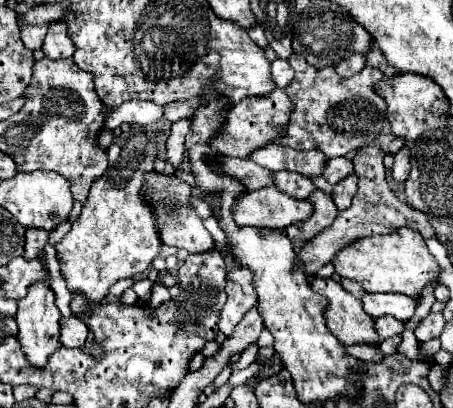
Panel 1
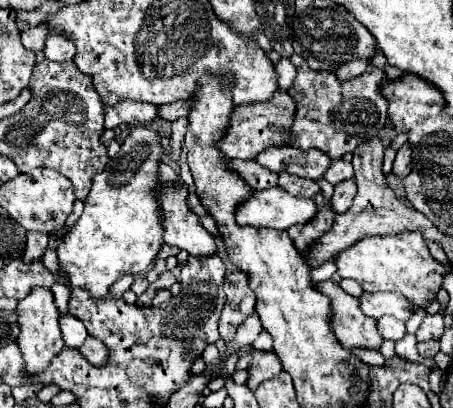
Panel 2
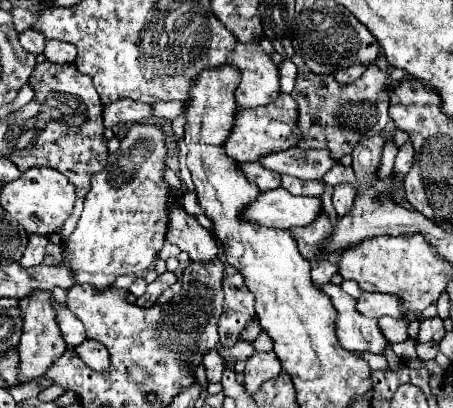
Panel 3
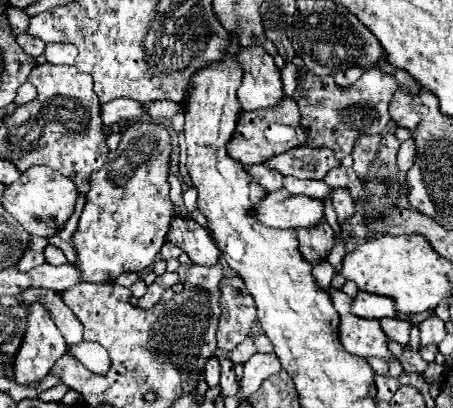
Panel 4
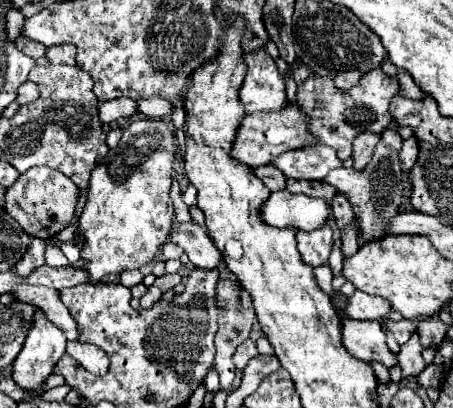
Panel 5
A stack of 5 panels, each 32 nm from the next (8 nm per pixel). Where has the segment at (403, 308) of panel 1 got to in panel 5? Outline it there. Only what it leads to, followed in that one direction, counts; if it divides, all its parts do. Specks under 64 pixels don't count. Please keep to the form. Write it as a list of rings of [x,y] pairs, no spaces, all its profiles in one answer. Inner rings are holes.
[[[356,290],[352,296],[346,298],[344,316],[352,320],[380,320],[386,314],[390,314],[388,302],[380,300],[378,296],[368,296],[360,290]]]

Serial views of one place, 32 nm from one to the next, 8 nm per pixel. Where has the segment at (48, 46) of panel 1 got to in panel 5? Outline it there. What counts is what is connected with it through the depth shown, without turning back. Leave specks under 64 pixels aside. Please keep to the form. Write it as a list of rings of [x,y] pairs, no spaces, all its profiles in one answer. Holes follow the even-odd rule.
[[[74,44],[50,46],[48,52],[46,52],[46,58],[52,64],[68,64],[68,66],[74,66],[76,64],[76,46]]]

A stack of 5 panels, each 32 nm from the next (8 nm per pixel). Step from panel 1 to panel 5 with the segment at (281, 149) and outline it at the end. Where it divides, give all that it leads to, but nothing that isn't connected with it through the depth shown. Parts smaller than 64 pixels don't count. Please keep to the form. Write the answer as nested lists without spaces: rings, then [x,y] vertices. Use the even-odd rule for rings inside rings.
[[[314,144],[308,148],[292,150],[276,160],[276,166],[286,172],[288,178],[304,180],[324,180],[326,174],[334,168],[340,168],[342,162],[336,156],[336,150],[324,144]]]

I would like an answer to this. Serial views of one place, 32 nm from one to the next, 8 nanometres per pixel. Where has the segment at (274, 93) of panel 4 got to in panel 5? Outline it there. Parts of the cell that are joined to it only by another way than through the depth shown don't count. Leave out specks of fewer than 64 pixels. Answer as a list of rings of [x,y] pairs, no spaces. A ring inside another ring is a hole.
[[[264,50],[244,54],[244,60],[248,64],[248,74],[240,88],[240,100],[246,112],[278,112],[286,108],[286,84],[276,62]]]

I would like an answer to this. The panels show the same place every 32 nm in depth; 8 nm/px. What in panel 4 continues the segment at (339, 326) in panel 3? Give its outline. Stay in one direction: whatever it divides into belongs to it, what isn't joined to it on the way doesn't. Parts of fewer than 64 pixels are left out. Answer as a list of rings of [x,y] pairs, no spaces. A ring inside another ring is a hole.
[[[328,290],[332,296],[332,304],[340,314],[340,342],[344,348],[360,358],[382,358],[386,362],[392,360],[392,354],[386,344],[386,334],[380,328],[378,320],[356,320],[356,316],[348,316],[348,304],[352,302],[342,290]]]

